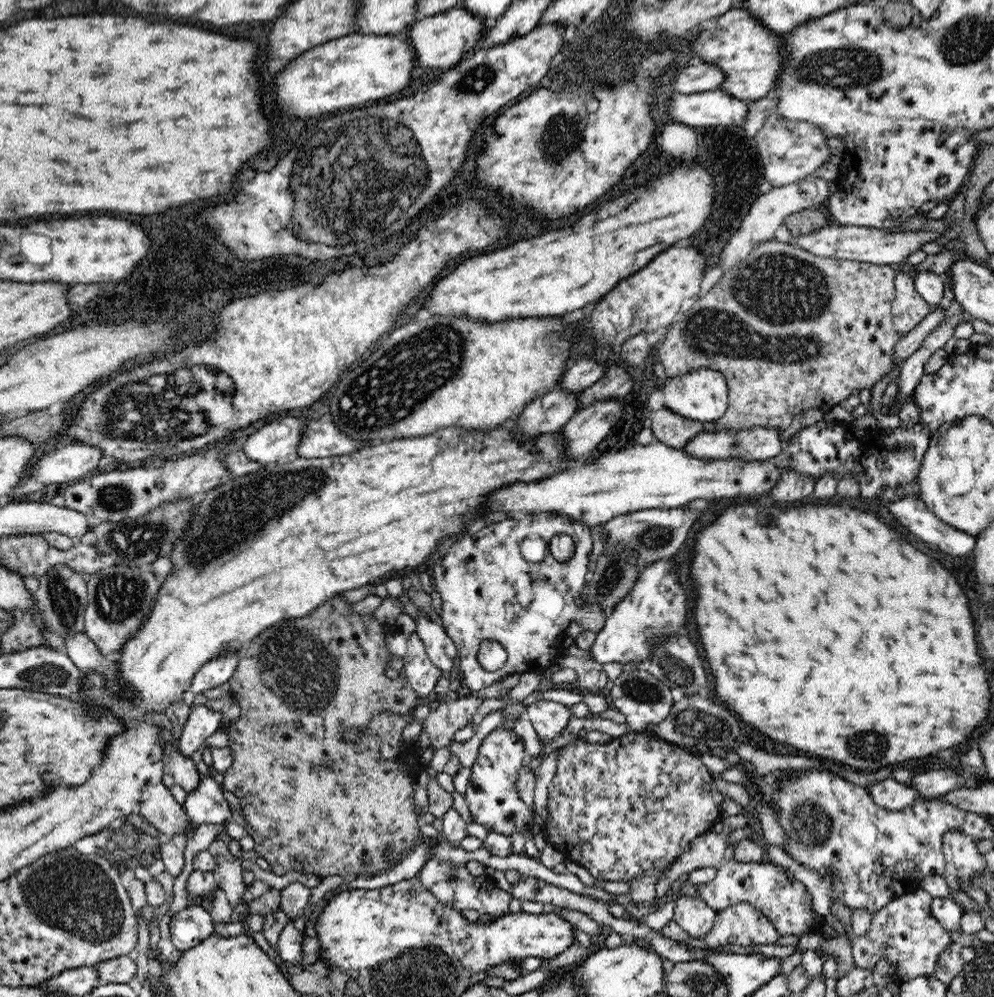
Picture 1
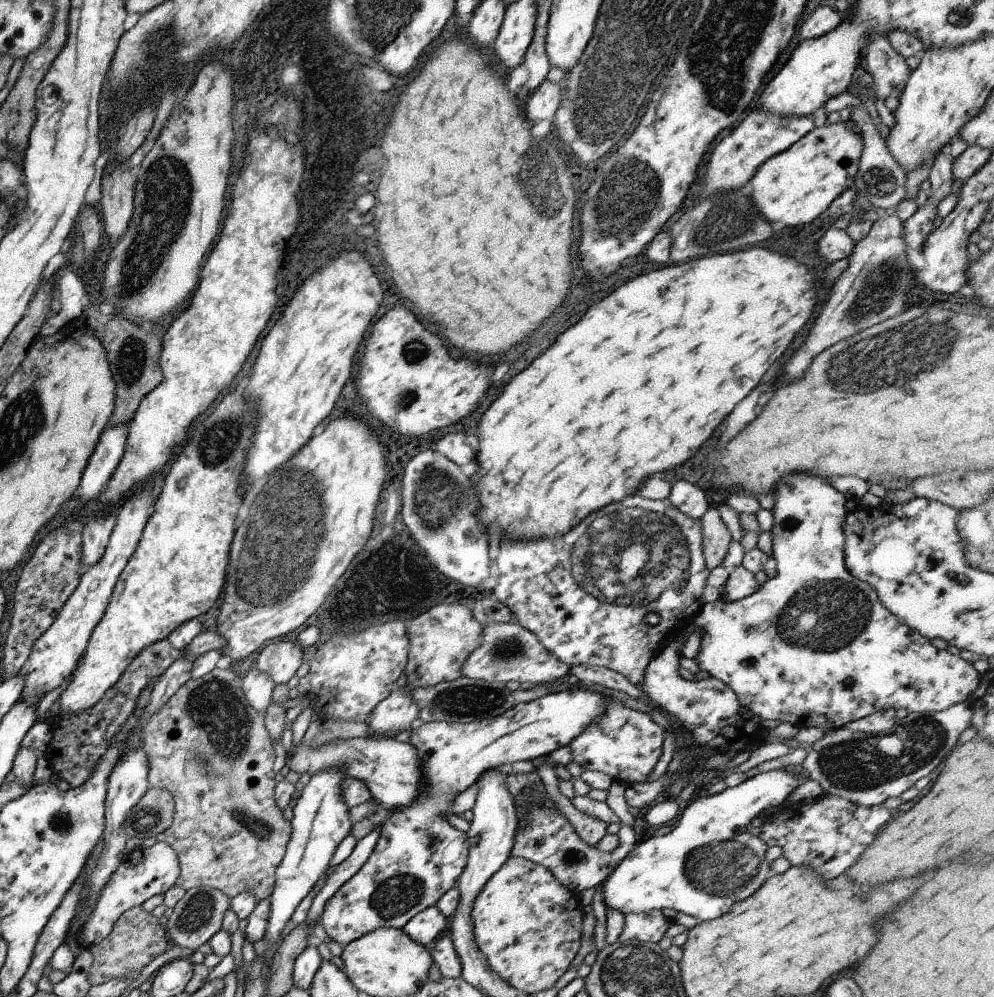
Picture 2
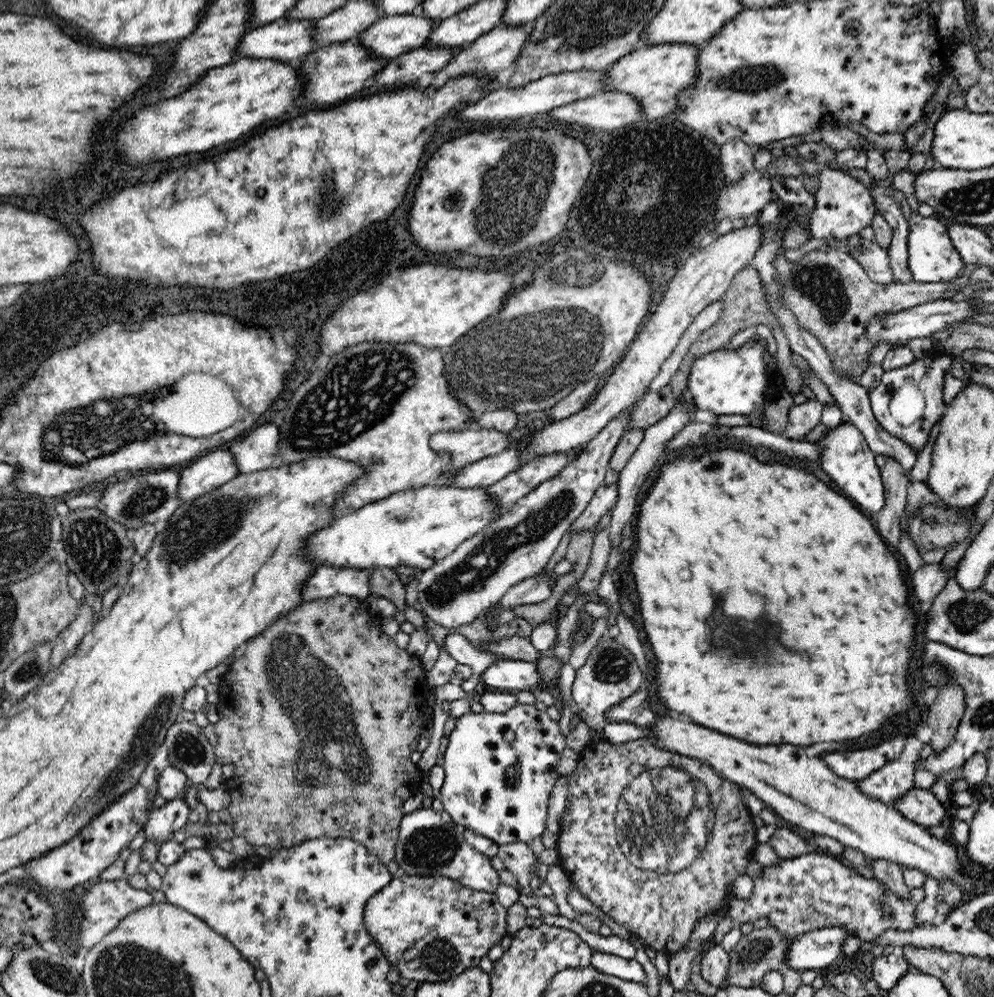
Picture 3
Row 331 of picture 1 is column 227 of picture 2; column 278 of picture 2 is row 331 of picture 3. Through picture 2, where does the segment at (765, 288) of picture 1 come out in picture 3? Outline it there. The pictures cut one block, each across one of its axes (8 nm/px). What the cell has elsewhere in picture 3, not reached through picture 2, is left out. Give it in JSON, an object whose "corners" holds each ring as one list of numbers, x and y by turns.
{"corners":[[829,245,818,250,812,250,805,254,796,262,785,259,784,254,780,254,775,263,777,276,781,284,780,299,784,305,796,316,796,323,800,324,809,334,812,334,822,346,825,346,826,353,832,361,834,371,844,378,851,380,849,376,860,376,870,365,867,360,870,351,876,346,876,341,868,339,868,324,875,321,884,313,895,313,905,311,907,308,918,306,933,300,943,298,944,292,948,290,958,290,968,285,968,280,977,270,977,266,966,263,962,268,962,274,951,281,940,281,935,283,907,282,893,280,890,284,881,285,874,282,864,268,848,252,833,249]]}

